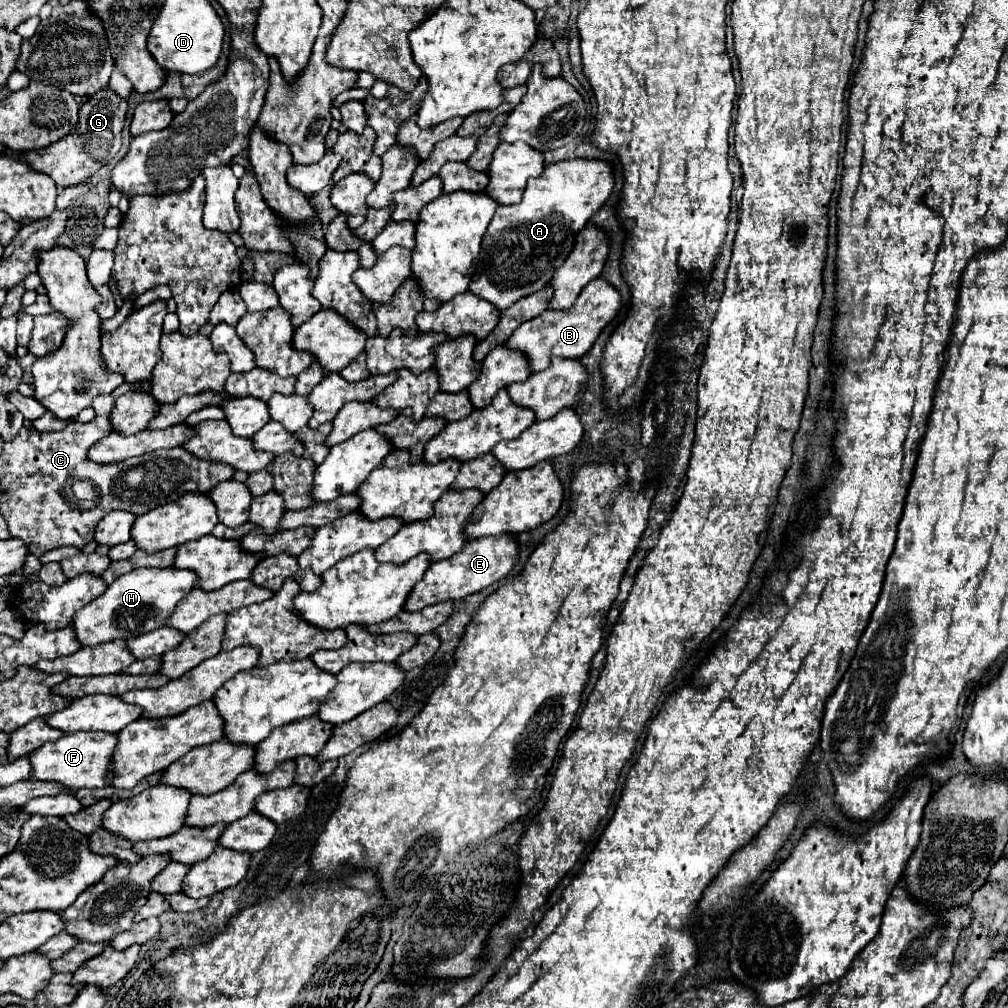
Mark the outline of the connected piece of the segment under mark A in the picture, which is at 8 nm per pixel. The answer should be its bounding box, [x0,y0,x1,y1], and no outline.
[468,160,614,312]

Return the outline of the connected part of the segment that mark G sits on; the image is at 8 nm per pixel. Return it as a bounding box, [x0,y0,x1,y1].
[24,86,126,188]

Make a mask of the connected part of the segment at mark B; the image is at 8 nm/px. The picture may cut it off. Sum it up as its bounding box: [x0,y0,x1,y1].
[506,278,620,372]

